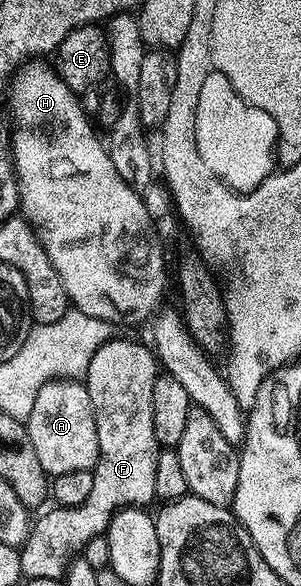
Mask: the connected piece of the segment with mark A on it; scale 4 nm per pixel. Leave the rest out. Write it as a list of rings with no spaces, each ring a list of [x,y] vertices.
[[[50,380],[39,388],[27,420],[31,445],[46,475],[94,470],[99,460],[99,436],[91,396],[81,380]]]

